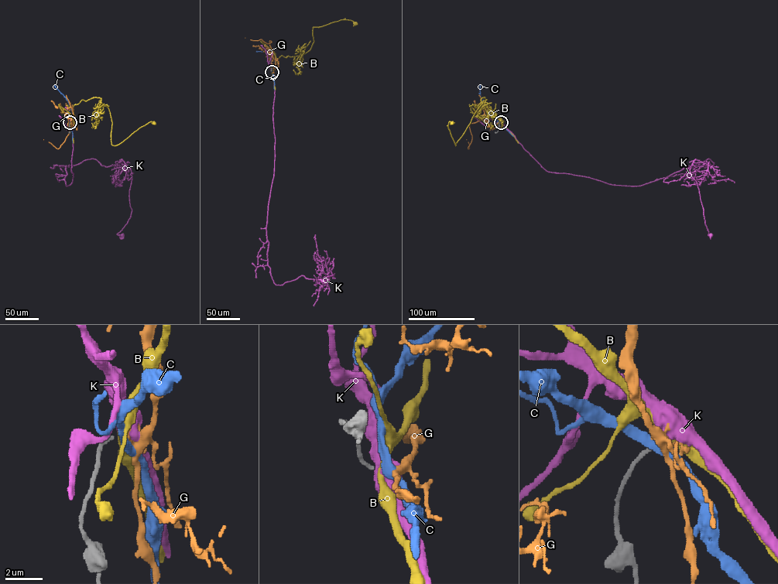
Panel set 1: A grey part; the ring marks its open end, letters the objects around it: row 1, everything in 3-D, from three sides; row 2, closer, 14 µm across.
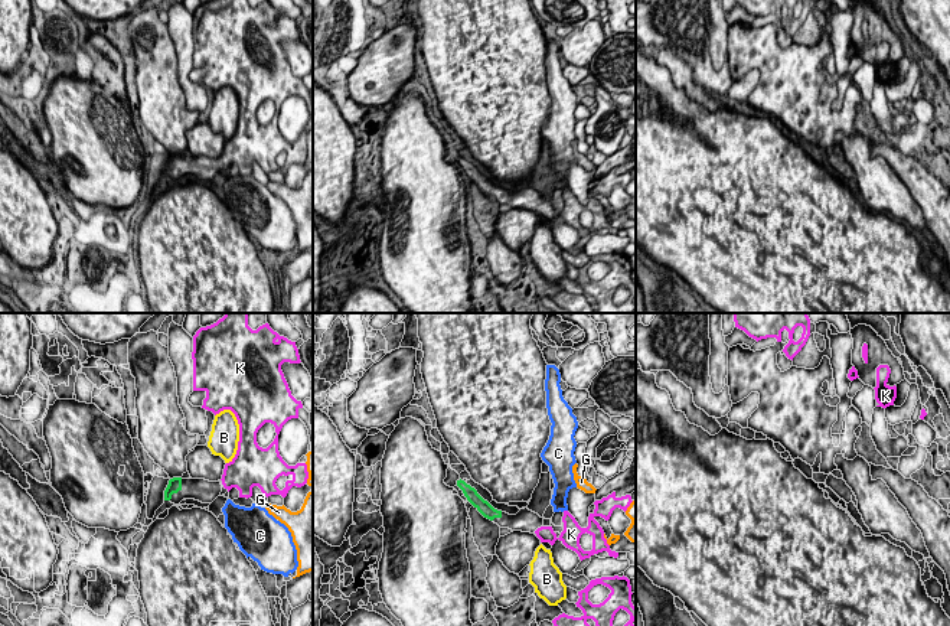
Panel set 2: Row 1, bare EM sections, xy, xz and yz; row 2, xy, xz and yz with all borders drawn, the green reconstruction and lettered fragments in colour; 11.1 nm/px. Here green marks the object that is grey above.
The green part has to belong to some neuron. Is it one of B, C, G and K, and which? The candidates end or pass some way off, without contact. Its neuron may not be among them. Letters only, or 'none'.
K

